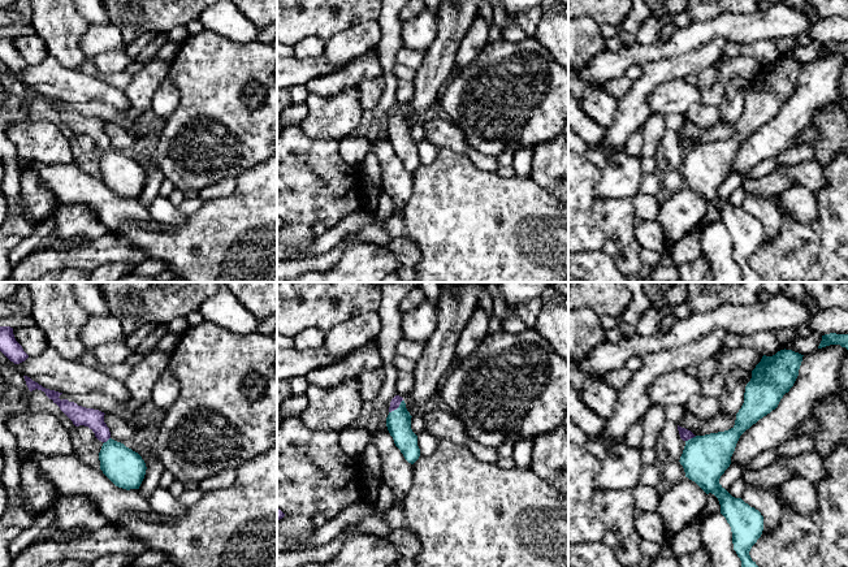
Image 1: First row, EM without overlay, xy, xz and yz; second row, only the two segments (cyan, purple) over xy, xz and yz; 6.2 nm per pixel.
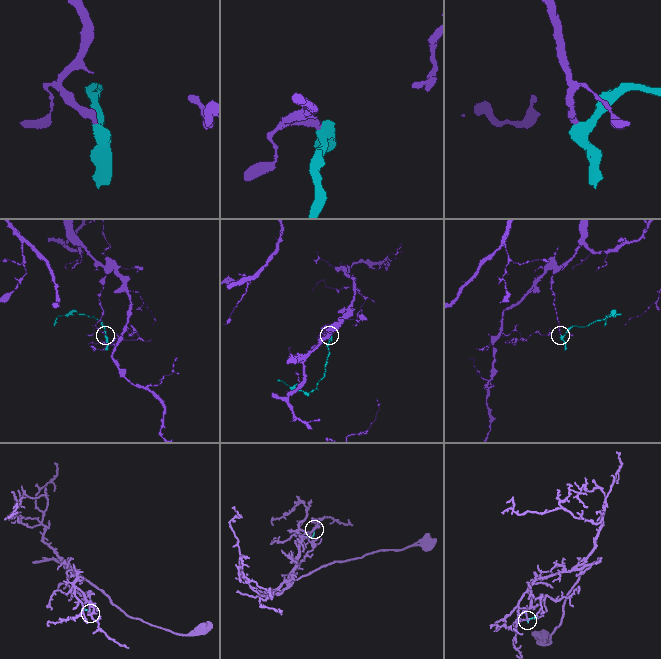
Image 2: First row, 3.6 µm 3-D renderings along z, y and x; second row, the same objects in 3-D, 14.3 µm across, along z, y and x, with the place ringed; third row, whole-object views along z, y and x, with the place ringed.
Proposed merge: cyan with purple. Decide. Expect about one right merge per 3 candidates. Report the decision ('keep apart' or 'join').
join

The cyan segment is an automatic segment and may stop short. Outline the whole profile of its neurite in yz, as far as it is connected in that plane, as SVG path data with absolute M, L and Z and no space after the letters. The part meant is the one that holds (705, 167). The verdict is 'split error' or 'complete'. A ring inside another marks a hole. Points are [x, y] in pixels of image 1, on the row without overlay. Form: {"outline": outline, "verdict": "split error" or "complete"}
{"outline": "M786 57L773 65L762 65L752 79L752 87L745 95L744 112L731 138L695 144L678 134L680 147L685 151L679 169L685 186L695 190L706 203L711 202L718 207L721 222L731 235L734 259L741 269L743 282L763 282L749 264L762 243L763 225L741 207L732 205L719 192L719 187L731 173L740 144L775 118L793 95L802 65Z", "verdict": "split error"}

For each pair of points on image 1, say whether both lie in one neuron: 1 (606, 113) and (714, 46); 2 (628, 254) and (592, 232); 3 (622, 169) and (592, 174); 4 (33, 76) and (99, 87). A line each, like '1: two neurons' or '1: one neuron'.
1: two neurons
2: two neurons
3: two neurons
4: one neuron

